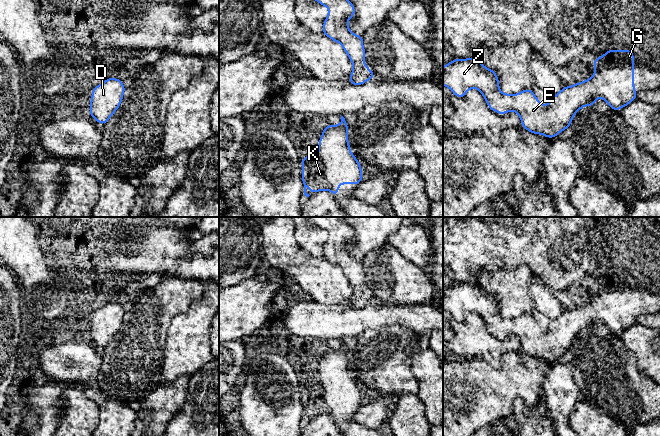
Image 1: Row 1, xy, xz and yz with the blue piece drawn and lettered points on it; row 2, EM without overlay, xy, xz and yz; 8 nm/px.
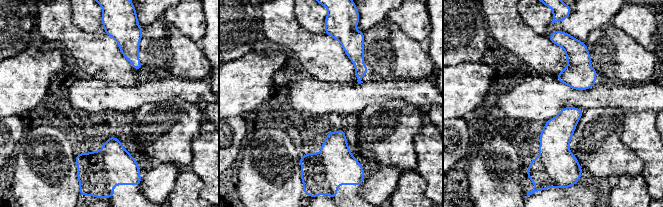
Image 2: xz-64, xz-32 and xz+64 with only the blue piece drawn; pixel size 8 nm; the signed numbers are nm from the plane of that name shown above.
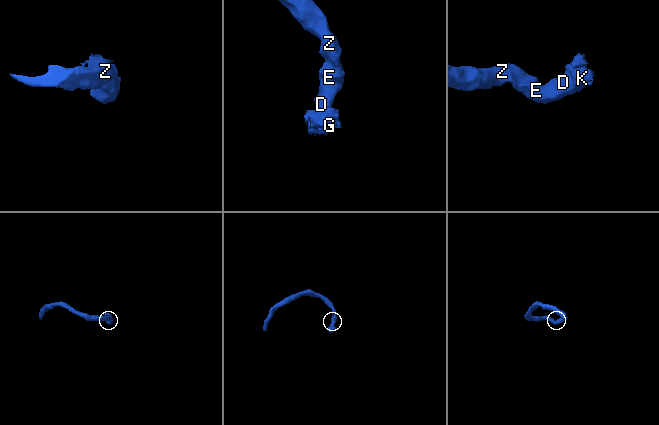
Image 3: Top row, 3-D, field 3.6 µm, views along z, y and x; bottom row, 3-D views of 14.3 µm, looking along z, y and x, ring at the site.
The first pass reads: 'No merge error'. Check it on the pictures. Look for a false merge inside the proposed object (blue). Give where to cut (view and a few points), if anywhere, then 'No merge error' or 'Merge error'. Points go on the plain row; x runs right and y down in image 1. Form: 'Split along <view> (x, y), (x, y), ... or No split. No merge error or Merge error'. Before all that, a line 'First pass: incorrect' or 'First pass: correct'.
First pass: correct
No split. No merge error

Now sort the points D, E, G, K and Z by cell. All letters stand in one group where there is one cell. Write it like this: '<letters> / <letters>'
D E G K Z

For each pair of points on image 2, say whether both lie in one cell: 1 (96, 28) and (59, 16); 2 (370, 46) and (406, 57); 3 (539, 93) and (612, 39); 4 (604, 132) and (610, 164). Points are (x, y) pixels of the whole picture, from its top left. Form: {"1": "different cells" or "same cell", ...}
{"1": "different cells", "2": "same cell", "3": "different cells", "4": "same cell"}

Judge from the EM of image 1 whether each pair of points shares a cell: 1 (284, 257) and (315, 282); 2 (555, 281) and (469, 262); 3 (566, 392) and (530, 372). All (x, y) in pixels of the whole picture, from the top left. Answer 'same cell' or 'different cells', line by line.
1: same cell
2: same cell
3: different cells

